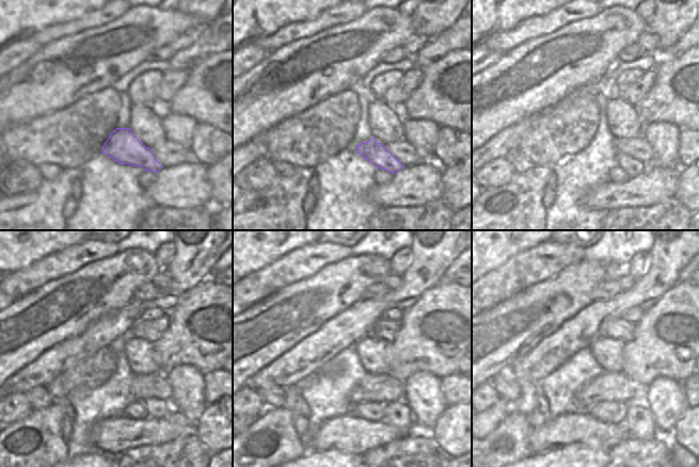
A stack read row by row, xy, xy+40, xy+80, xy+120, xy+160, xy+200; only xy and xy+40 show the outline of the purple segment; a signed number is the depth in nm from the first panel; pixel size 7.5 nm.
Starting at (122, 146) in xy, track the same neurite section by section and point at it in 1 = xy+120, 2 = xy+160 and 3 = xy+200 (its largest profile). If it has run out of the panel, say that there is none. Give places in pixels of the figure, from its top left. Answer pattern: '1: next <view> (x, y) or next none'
1: next xy+120 (156, 407)
2: next xy+160 (398, 414)
3: next xy+200 (639, 422)

